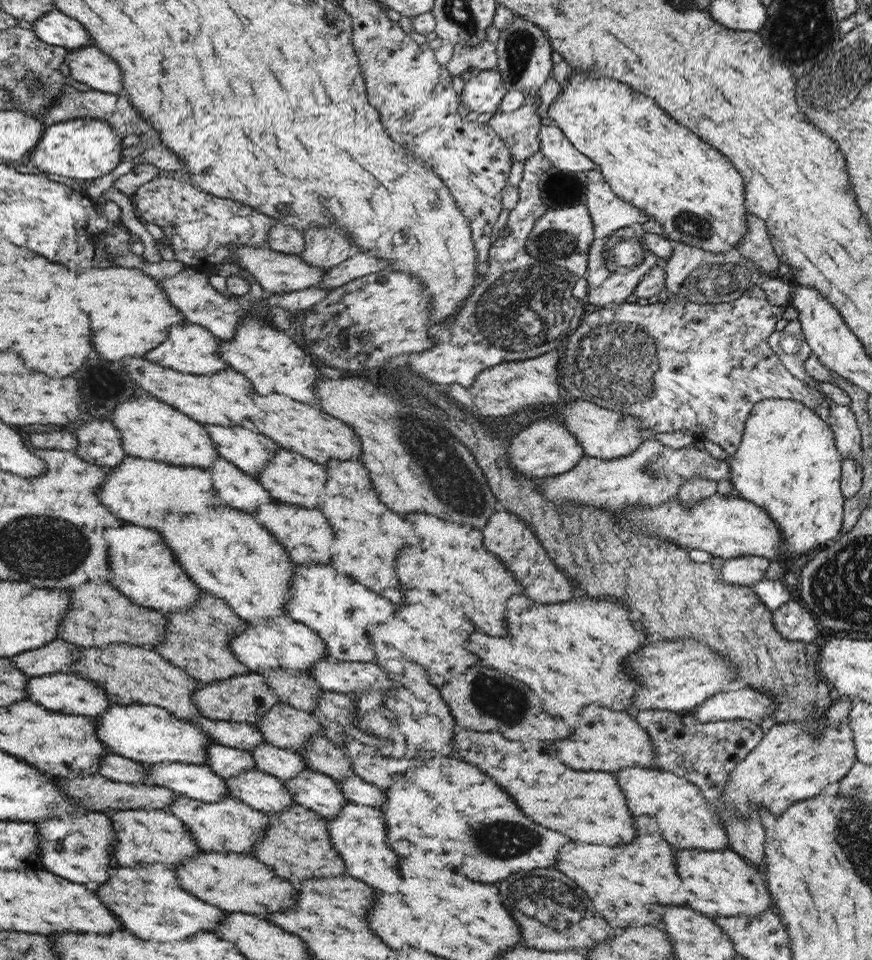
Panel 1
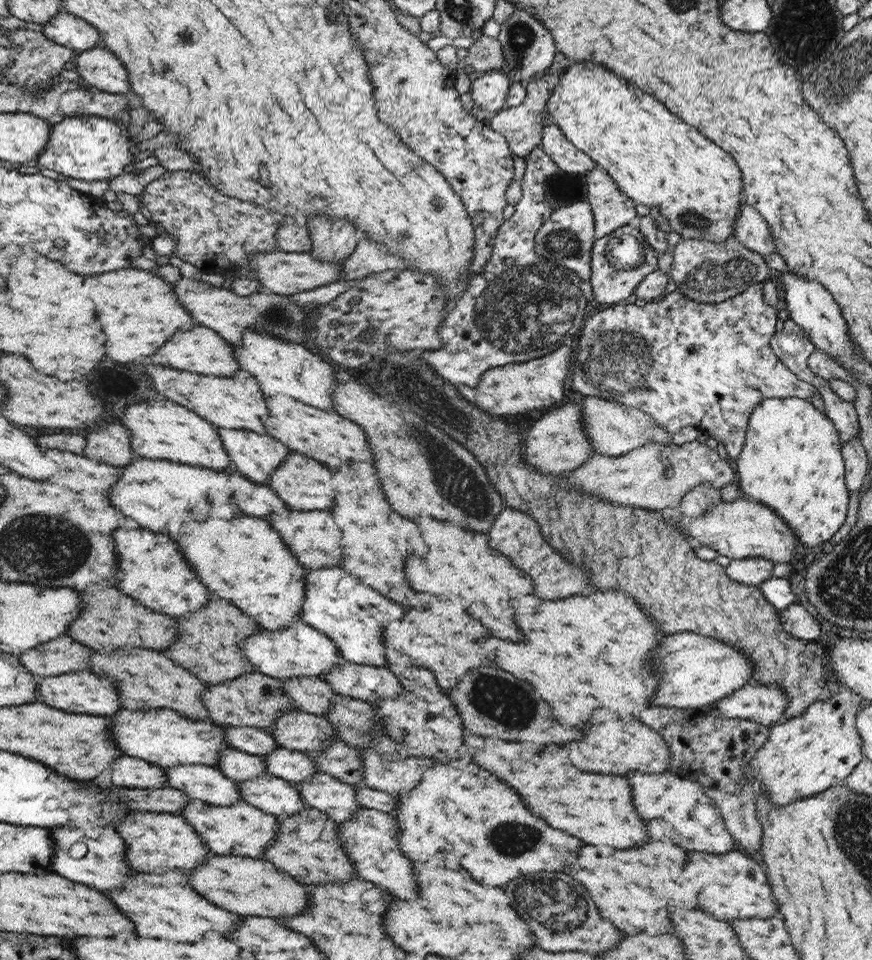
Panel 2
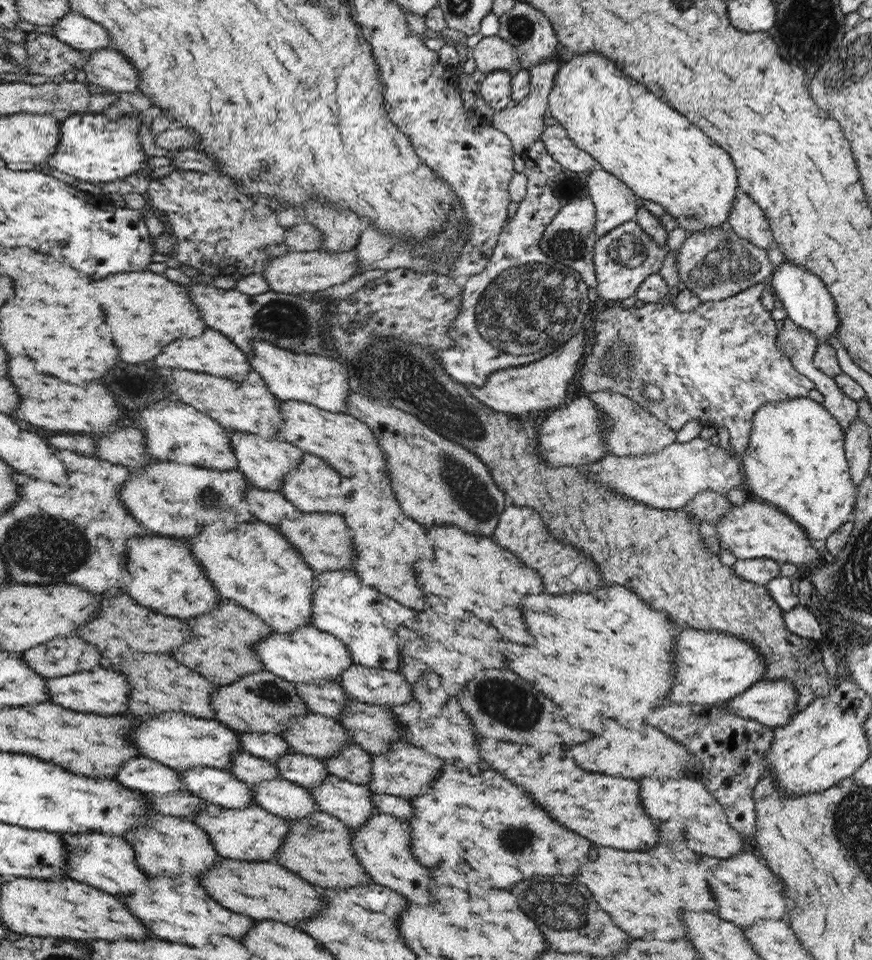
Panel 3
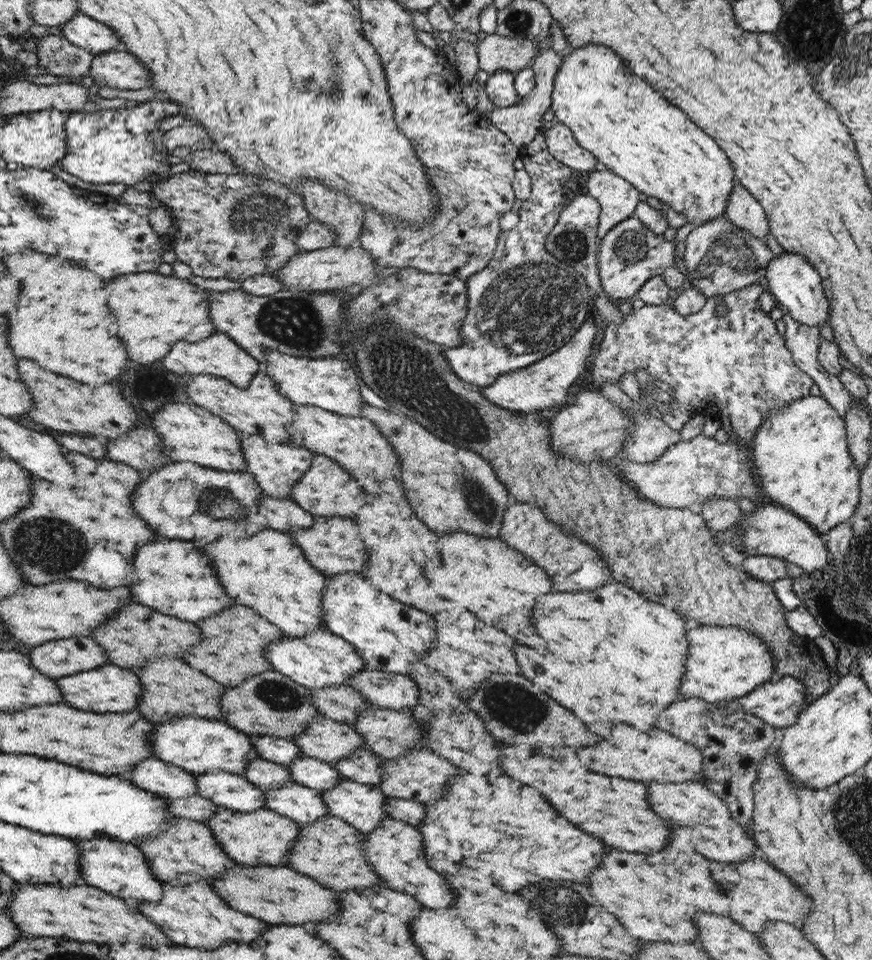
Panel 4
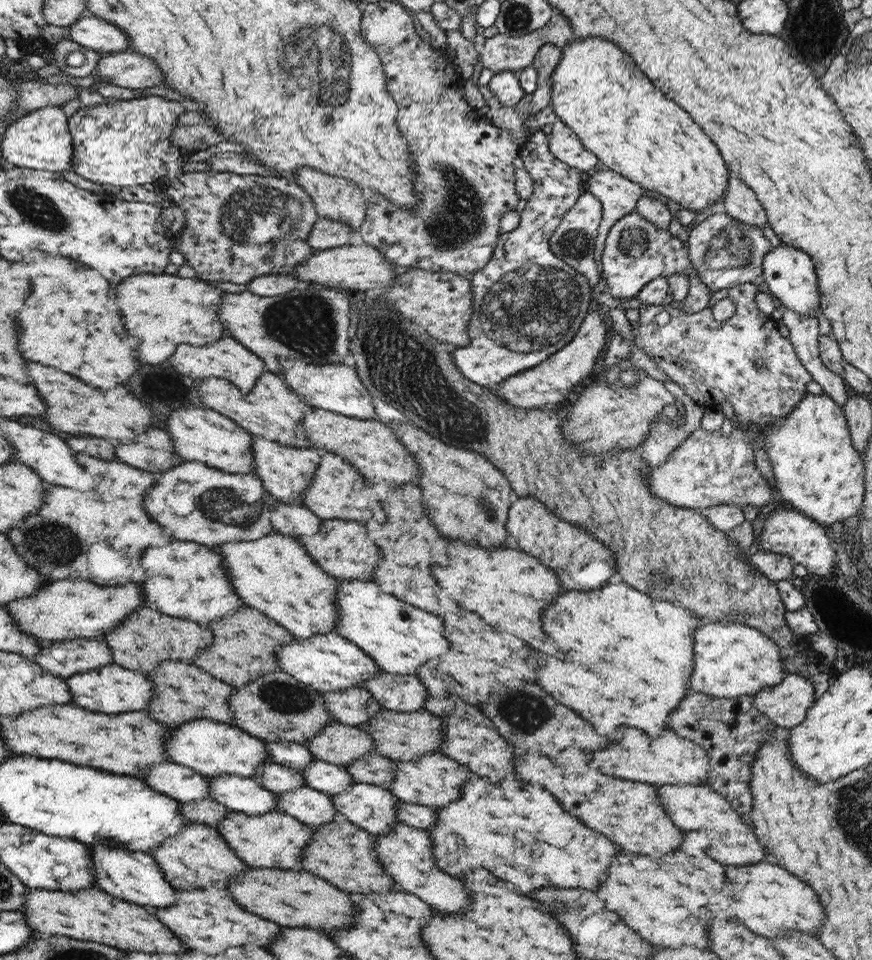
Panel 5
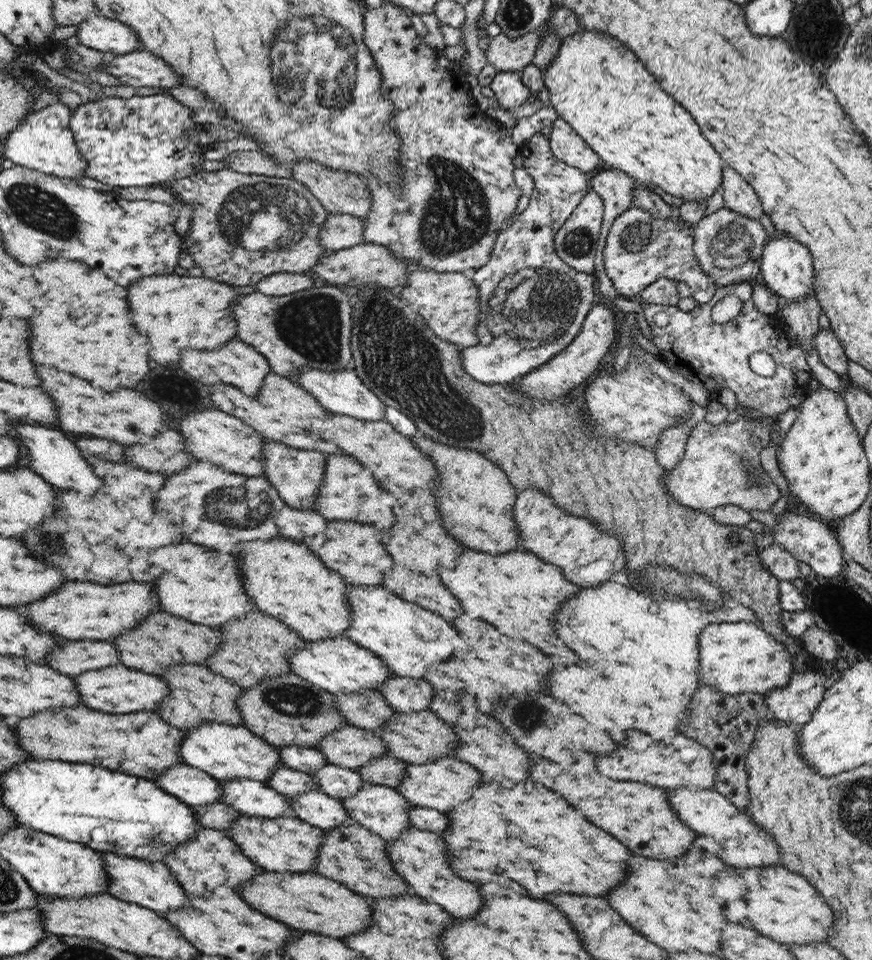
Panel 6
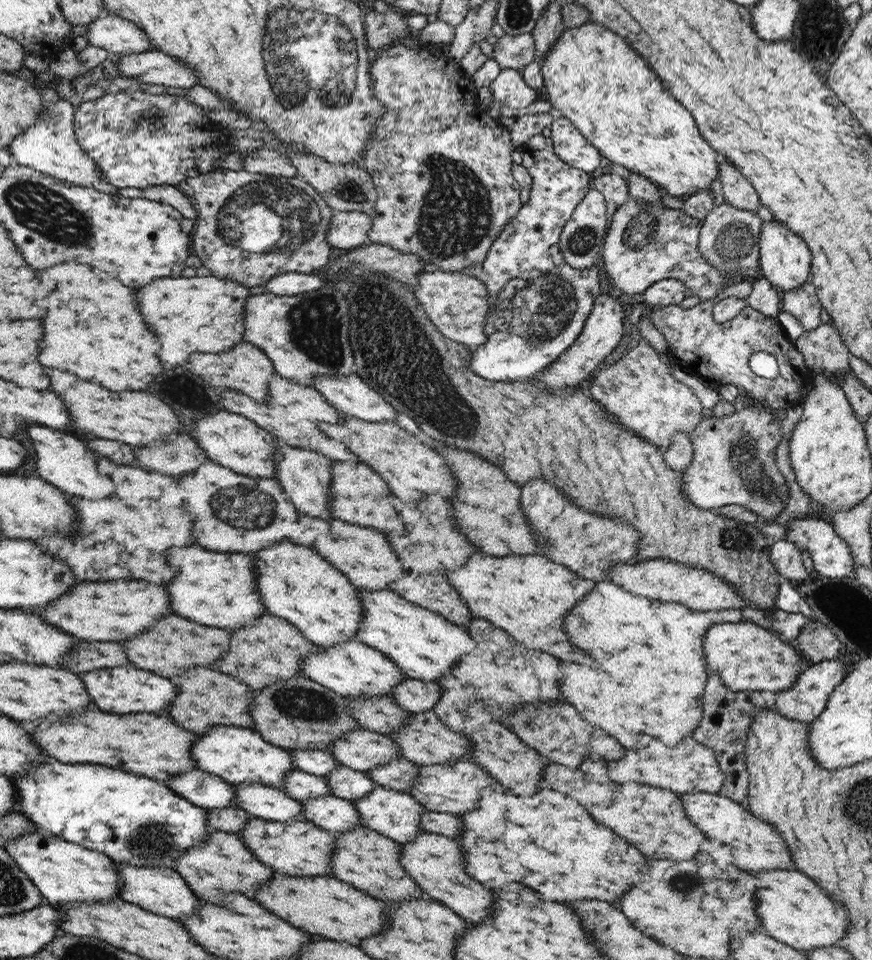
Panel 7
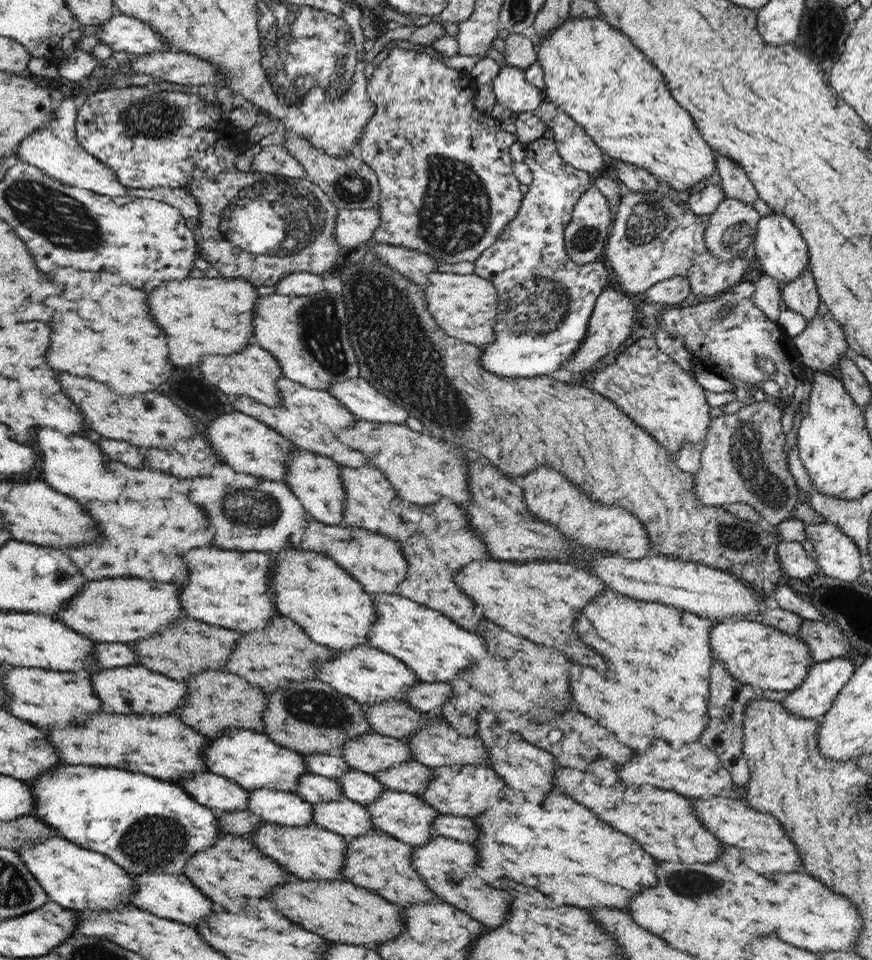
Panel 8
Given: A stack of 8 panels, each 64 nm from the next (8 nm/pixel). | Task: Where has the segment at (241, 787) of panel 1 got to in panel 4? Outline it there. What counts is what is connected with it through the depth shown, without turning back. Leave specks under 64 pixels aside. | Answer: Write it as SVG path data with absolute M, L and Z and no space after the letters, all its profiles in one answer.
M284 783L276 789L264 790L264 808L286 815L299 824L306 825L330 814L320 791L299 783Z

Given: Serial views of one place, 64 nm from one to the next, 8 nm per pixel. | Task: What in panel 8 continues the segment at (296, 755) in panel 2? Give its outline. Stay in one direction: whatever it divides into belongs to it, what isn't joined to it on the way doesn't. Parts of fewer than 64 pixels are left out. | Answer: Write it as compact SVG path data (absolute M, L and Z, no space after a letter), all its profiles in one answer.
M346 771L337 780L342 790L342 796L348 800L359 802L362 805L370 803L385 789L381 782L378 782L374 775L366 771Z

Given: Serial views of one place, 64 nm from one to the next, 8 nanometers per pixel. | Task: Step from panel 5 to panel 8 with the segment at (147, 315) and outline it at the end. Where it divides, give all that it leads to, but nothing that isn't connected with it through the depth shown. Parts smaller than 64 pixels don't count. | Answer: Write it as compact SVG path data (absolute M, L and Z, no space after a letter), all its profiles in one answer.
M204 276L166 281L166 284L158 286L158 290L150 292L150 310L154 310L154 318L162 322L162 330L170 334L170 358L174 358L174 366L188 366L196 364L200 356L206 354L234 354L242 352L242 348L249 348L257 332L252 322L257 316L258 300L261 300L261 296L256 288L242 278Z

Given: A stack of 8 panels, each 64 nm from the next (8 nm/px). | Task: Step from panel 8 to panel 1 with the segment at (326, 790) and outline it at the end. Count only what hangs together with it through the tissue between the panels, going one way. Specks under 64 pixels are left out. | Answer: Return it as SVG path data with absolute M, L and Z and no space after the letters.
M214 743L209 750L205 766L224 779L246 770L256 770L254 758L245 750L238 750Z

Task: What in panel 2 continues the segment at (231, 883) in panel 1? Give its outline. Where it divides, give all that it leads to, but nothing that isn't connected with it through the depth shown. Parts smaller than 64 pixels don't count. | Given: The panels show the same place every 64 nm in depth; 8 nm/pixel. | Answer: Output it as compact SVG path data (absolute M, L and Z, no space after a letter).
M210 852L206 864L190 869L186 875L190 886L194 886L194 890L204 895L207 900L242 916L286 918L300 914L308 902L306 890L300 886L300 904L298 904L297 880L285 871L278 870L273 863L264 858L217 855Z

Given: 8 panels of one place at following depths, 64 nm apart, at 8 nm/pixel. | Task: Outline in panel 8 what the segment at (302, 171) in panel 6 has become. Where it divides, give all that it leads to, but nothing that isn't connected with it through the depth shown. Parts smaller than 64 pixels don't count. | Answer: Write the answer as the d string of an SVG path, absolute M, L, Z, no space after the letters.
M292 134L289 140L283 144L288 151L302 166L306 172L306 179L310 179L316 186L319 186L328 198L334 198L341 209L378 209L380 206L381 190L375 170L372 170L364 160L355 158L352 153L346 156L330 156L322 150L312 147L308 140L302 136Z

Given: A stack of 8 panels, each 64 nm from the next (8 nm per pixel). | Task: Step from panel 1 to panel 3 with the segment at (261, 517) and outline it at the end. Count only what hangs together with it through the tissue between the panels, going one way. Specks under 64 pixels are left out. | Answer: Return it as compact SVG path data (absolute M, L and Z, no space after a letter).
M321 512L304 513L297 520L282 521L277 530L302 554L308 566L318 573L327 570L348 570L356 566L356 544L350 538L345 520L339 515L321 514Z

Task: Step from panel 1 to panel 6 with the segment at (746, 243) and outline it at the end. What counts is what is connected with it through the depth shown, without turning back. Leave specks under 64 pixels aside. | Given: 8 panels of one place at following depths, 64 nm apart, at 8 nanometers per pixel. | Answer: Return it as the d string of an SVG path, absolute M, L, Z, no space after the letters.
M725 165L722 168L722 198L724 206L740 216L750 220L759 220L763 214L763 206L755 190L732 167Z

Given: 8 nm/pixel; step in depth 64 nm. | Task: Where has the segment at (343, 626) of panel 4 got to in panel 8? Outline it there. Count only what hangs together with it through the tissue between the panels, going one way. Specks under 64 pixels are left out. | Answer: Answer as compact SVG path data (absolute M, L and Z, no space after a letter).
M398 593L372 595L376 606L376 617L371 627L371 647L394 655L408 670L423 683L448 683L456 676L462 676L472 661L488 657L488 650L478 634L466 632L440 612Z

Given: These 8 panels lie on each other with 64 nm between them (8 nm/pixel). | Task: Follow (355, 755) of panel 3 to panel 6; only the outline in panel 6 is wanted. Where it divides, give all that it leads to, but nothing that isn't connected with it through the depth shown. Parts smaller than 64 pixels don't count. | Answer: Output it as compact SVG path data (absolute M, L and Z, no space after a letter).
M386 754L382 757L376 757L367 766L358 768L357 772L362 774L362 778L367 784L384 785L394 789L406 777L406 766L407 764L402 760Z

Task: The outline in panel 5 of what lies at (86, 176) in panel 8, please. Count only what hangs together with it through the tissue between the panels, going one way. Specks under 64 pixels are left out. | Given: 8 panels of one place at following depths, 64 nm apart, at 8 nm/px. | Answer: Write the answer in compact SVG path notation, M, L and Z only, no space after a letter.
M46 106L29 112L4 128L2 155L6 162L16 167L47 170L61 174L74 168L73 134L69 130L69 118L62 106Z

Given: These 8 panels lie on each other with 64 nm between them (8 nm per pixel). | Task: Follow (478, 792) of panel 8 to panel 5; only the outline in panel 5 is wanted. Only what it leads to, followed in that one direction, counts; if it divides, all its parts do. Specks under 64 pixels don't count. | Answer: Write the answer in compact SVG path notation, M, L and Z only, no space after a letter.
M428 752L418 759L393 761L393 779L385 786L400 801L436 809L456 801L462 793L462 785L472 776L475 775L466 767L462 767L442 752Z

